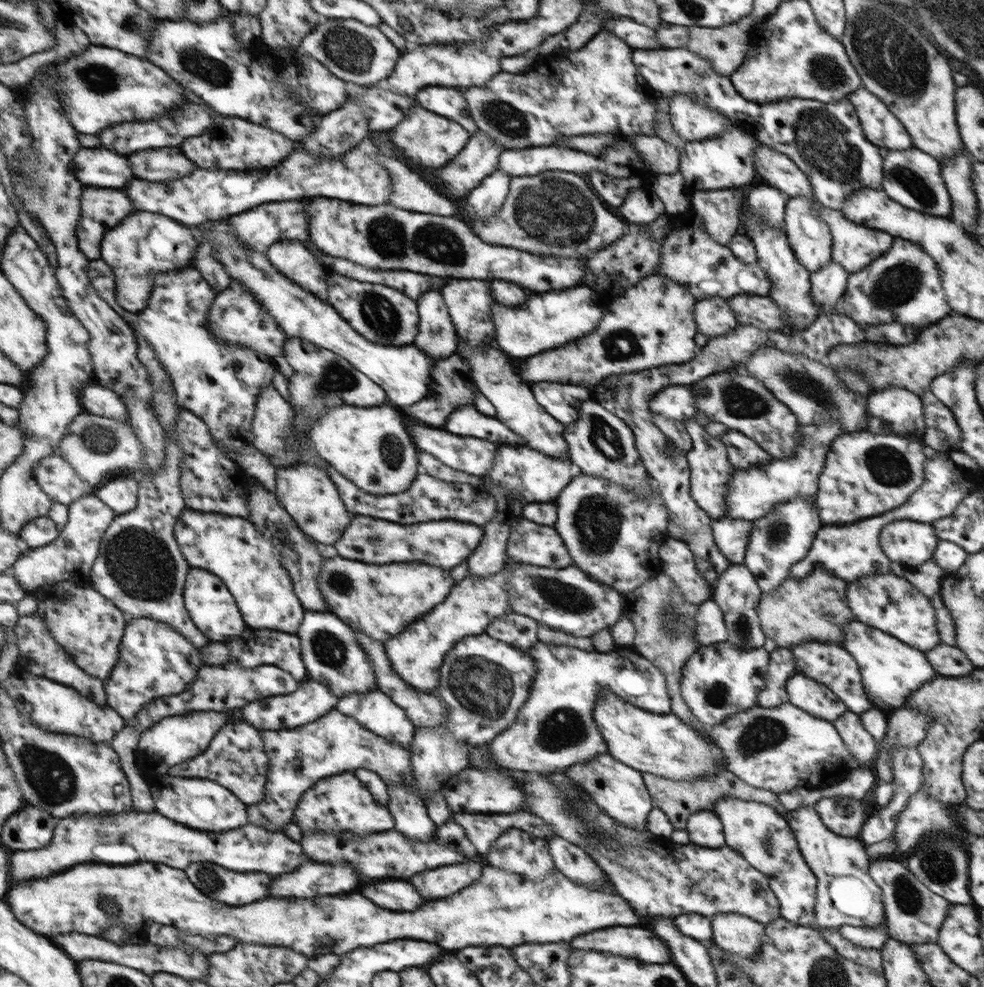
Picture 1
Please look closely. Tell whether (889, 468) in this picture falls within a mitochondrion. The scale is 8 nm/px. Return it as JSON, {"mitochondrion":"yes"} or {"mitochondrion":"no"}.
{"mitochondrion":"yes"}

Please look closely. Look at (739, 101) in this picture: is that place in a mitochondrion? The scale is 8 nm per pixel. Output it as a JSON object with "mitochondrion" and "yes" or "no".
{"mitochondrion":"no"}

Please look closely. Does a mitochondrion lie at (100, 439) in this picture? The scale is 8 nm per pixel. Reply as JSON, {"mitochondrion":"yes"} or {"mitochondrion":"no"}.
{"mitochondrion":"yes"}

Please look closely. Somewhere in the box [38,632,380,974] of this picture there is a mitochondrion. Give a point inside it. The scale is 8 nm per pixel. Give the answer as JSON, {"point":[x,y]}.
{"point":[209,878]}

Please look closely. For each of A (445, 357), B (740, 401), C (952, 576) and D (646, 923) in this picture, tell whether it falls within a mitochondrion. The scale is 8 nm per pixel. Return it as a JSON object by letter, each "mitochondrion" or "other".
{"A":"other","B":"mitochondrion","C":"other","D":"other"}

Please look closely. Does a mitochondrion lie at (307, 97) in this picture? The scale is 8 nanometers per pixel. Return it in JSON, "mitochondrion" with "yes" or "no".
{"mitochondrion":"no"}

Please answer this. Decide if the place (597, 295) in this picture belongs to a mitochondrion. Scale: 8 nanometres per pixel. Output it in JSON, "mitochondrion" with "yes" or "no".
{"mitochondrion":"no"}

